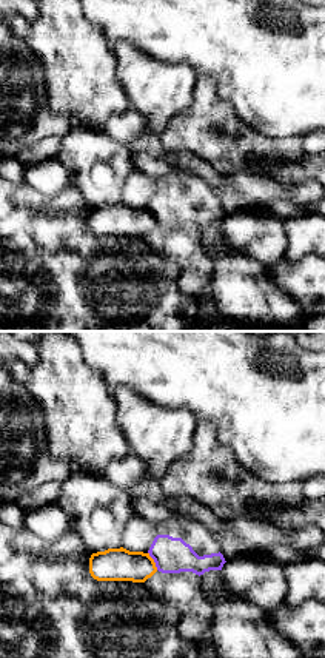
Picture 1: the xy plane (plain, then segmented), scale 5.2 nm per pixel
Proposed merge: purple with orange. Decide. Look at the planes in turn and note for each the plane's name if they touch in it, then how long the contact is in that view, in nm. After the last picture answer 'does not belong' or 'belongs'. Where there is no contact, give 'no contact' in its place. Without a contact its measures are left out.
contact in xy; length 110 nm

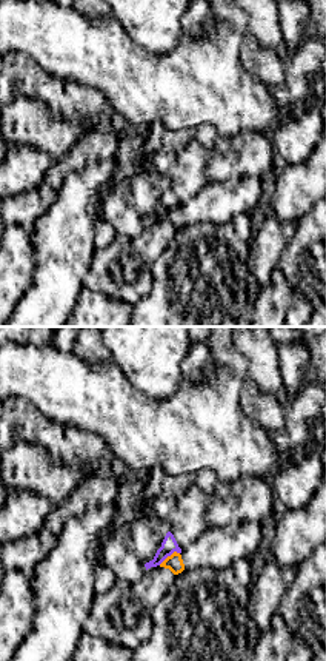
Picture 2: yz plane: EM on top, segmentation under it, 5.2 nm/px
contact in yz; length 130 nm

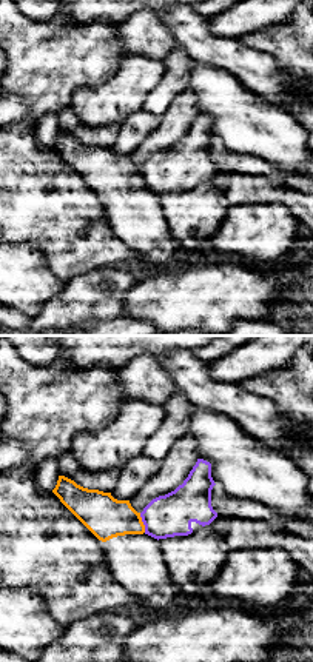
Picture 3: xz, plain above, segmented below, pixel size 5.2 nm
contact in xz; length 110 nm

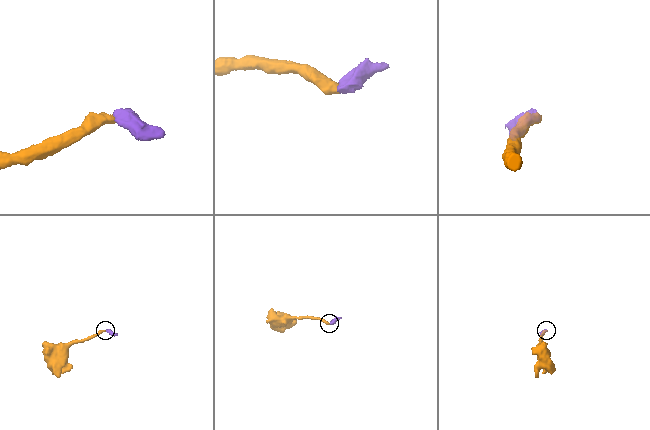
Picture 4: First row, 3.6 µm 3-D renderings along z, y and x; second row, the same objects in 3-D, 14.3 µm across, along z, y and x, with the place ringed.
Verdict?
does not belong

